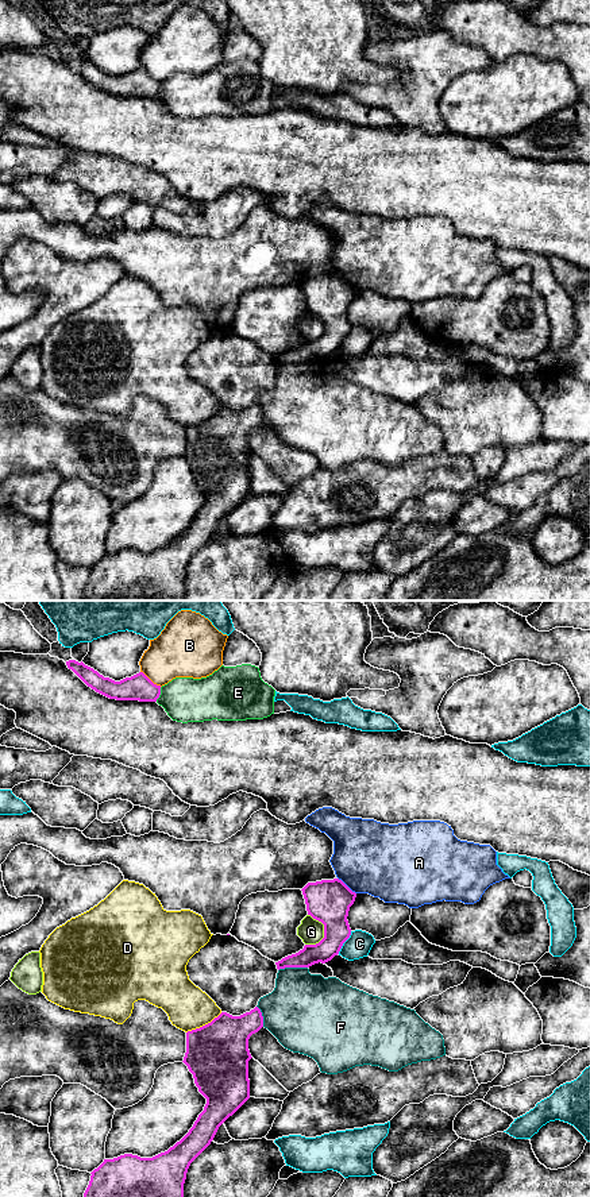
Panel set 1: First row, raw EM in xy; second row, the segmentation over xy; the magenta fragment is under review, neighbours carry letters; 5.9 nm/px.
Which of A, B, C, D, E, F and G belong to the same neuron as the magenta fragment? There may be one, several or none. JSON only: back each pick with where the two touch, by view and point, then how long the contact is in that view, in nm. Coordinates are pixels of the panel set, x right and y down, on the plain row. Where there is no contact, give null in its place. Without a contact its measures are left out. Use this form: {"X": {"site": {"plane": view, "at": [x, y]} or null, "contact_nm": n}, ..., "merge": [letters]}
{"merge": []}

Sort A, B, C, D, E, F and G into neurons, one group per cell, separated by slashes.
A / B / C / D / E / F / G

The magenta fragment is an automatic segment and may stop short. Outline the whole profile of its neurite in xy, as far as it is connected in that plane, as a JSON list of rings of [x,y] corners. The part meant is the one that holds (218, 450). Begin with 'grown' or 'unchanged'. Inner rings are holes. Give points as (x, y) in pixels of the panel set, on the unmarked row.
unchanged; [[[258,402],[240,412],[221,408],[211,418],[186,428],[184,459],[207,494],[189,528],[167,547],[153,553],[124,549],[104,557],[90,569],[81,601],[184,601],[184,579],[190,559],[211,540],[219,522],[250,494],[248,435],[263,422]]]

